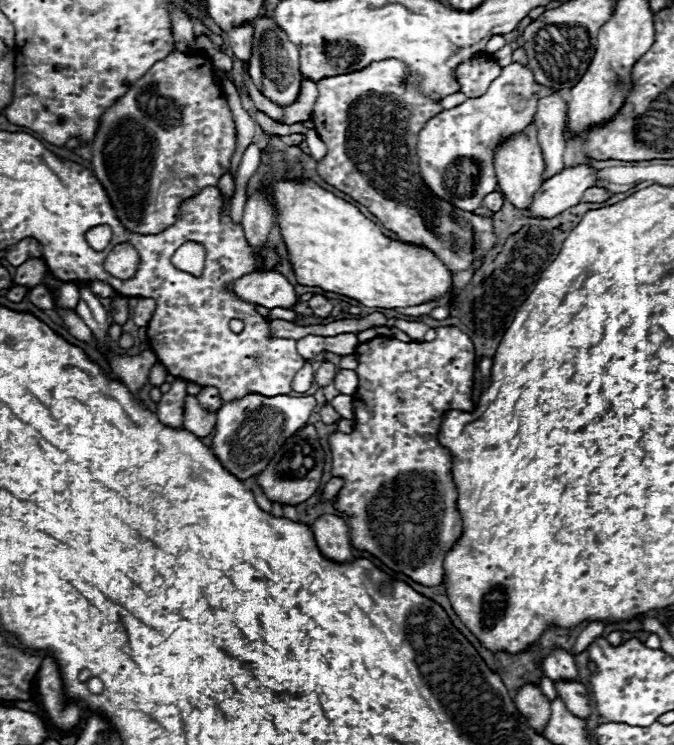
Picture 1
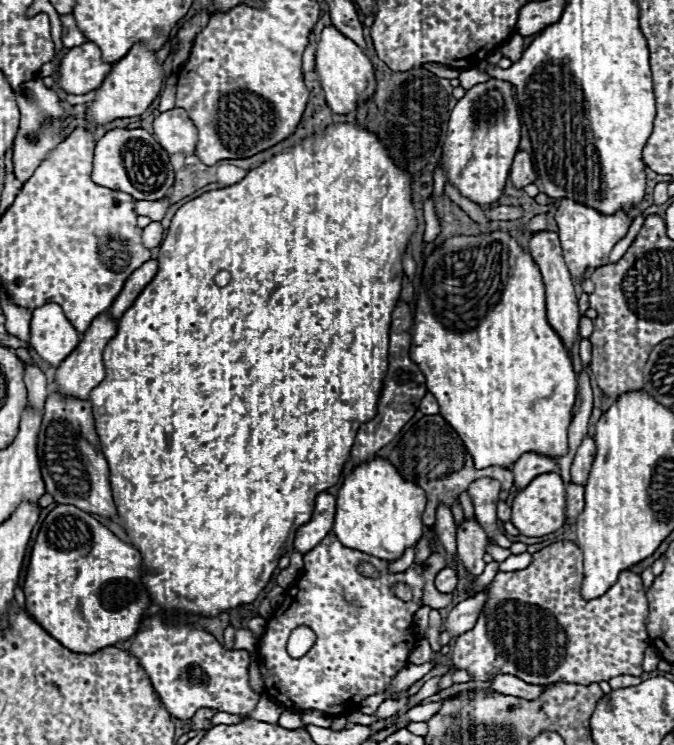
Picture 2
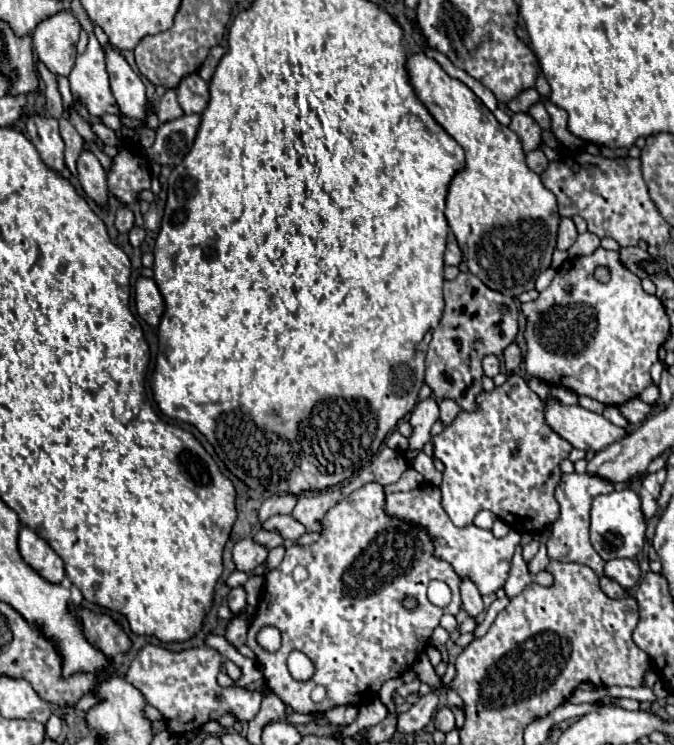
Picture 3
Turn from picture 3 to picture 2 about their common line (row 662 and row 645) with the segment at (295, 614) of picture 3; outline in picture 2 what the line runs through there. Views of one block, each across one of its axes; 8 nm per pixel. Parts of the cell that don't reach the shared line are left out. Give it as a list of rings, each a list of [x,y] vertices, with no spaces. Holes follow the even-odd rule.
[[[332,532],[314,550],[304,554],[302,576],[274,610],[260,640],[260,672],[266,694],[292,710],[354,712],[366,696],[382,692],[406,668],[408,656],[418,642],[416,634],[410,634],[410,626],[416,610],[422,606],[424,568],[410,566],[406,572],[388,574],[388,564],[386,560],[344,548]],[[362,562],[370,562],[378,570],[378,576],[362,576],[358,572]],[[398,582],[412,590],[412,602],[404,602],[394,594]],[[300,624],[314,630],[316,642],[302,658],[290,658],[286,642],[290,632]]]

